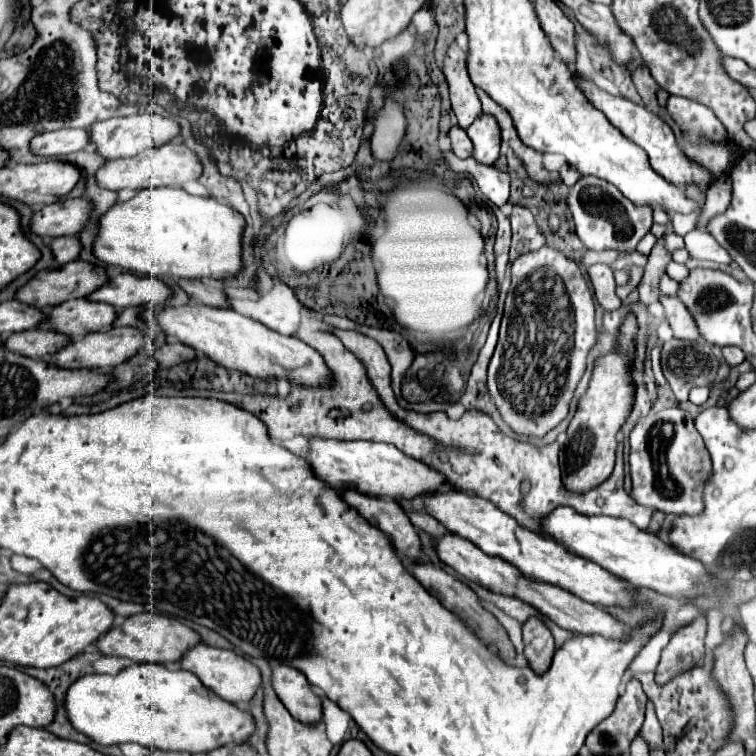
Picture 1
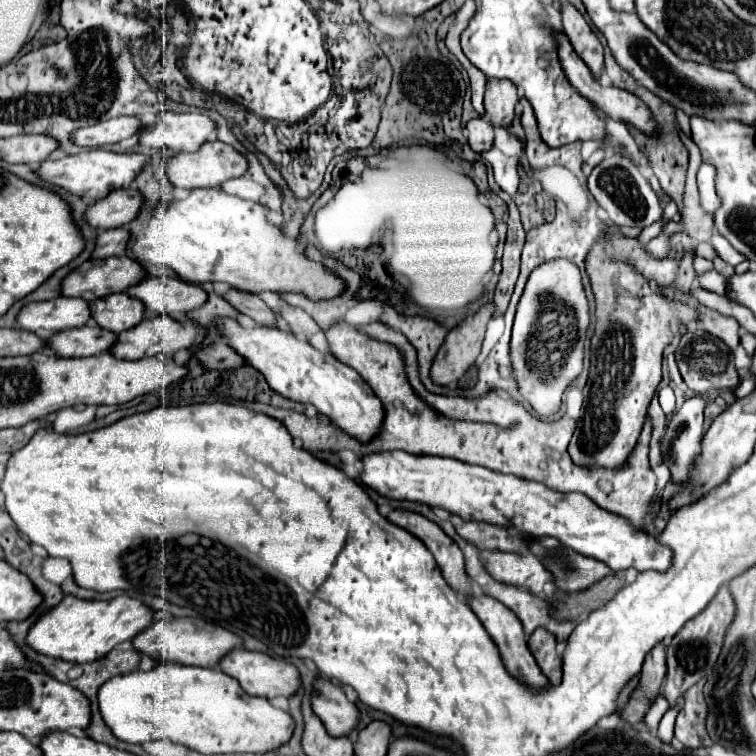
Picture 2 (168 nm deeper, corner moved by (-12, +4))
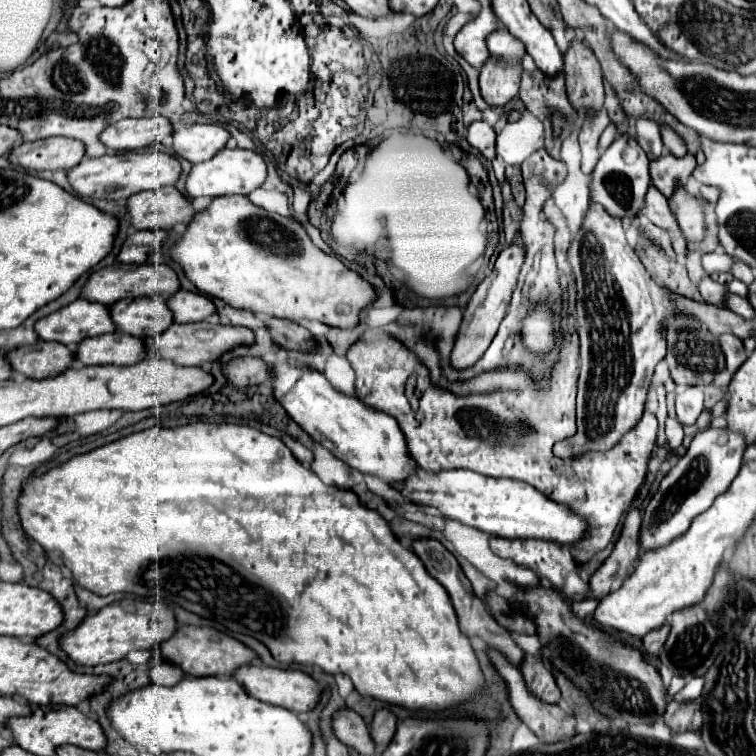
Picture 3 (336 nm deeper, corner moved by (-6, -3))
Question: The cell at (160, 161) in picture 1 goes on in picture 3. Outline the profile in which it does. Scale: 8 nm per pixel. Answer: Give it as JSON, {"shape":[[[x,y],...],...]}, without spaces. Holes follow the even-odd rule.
{"shape":[[[222,149],[214,159],[196,163],[188,175],[186,191],[190,197],[220,197],[220,195],[248,195],[266,181],[266,161],[258,151]]]}

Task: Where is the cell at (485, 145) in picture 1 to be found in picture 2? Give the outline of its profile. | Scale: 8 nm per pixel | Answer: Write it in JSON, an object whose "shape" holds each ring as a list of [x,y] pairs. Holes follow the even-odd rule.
{"shape":[[[492,80],[484,96],[486,116],[494,128],[508,128],[514,120],[514,106],[518,104],[518,90],[508,80]]]}

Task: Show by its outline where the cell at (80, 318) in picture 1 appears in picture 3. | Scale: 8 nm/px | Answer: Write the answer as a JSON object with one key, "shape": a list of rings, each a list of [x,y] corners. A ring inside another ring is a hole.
{"shape":[[[126,297],[116,301],[110,313],[118,329],[140,339],[164,333],[174,323],[168,299],[164,297]]]}

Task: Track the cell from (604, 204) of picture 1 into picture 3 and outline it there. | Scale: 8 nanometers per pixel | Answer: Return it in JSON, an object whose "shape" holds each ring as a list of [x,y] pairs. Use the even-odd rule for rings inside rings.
{"shape":[[[624,133],[608,147],[608,151],[600,157],[598,165],[594,167],[590,197],[614,217],[626,217],[626,215],[634,217],[640,213],[640,207],[644,205],[644,195],[648,185],[650,185],[648,157],[642,151],[642,147],[636,143],[636,139]]]}

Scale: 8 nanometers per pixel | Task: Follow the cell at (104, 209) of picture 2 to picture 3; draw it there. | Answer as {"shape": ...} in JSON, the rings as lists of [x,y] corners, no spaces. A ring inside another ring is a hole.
{"shape":[[[162,187],[132,195],[128,213],[136,229],[172,229],[176,223],[188,223],[196,211],[176,187]]]}

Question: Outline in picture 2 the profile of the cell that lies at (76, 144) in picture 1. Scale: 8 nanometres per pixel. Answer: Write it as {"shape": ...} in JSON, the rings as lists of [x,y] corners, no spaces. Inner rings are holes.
{"shape":[[[120,116],[120,118],[112,118],[88,128],[78,128],[76,132],[72,132],[72,142],[84,148],[116,144],[124,138],[134,136],[138,130],[140,130],[140,122],[136,118]]]}

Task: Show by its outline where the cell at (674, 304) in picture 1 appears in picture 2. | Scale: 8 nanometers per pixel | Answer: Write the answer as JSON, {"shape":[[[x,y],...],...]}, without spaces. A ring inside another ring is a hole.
{"shape":[[[698,304],[698,320],[702,324],[702,330],[706,332],[712,332],[714,336],[718,336],[720,340],[724,340],[730,348],[736,348],[738,346],[738,330],[740,330],[740,324],[736,322],[736,318],[732,316],[724,316],[708,306],[702,306]]]}

